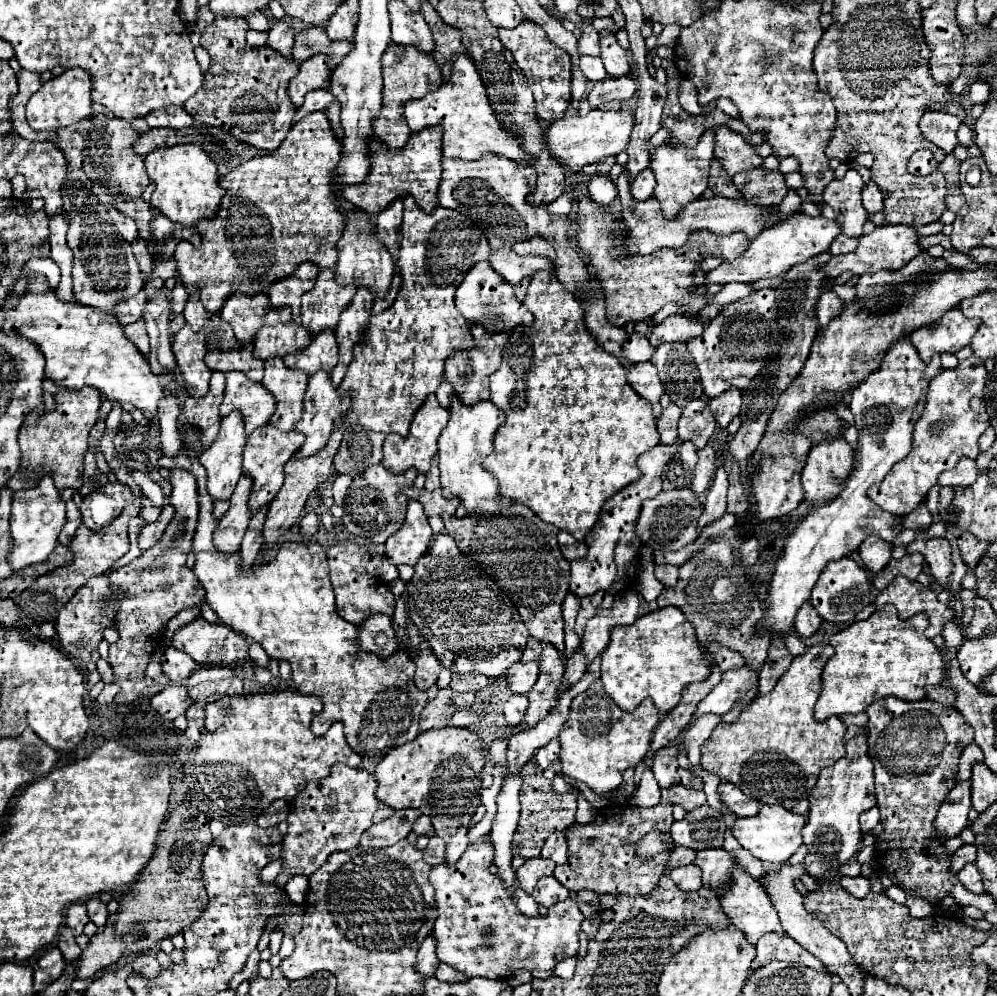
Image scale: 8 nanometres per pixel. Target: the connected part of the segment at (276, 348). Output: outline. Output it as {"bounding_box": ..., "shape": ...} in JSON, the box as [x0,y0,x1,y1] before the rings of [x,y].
{"bounding_box":[254,323,310,361],"shape":[[[276,323],[262,327],[254,343],[254,357],[266,361],[270,357],[286,357],[310,345],[310,333],[300,323]]]}

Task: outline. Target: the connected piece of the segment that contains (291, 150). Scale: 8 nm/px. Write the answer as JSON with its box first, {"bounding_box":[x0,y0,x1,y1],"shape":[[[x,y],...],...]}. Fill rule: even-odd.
{"bounding_box":[174,113,344,315],"shape":[[[310,113],[290,129],[274,153],[254,157],[220,179],[220,187],[226,191],[226,195],[222,197],[218,217],[198,223],[198,233],[202,237],[200,247],[180,243],[174,255],[180,283],[188,291],[200,289],[200,299],[210,315],[216,315],[224,301],[234,293],[268,293],[272,283],[290,277],[300,263],[310,261],[322,269],[332,269],[336,265],[336,245],[344,233],[344,217],[336,207],[330,179],[334,165],[340,161],[340,153],[342,145],[336,139],[328,119],[322,113]]]}

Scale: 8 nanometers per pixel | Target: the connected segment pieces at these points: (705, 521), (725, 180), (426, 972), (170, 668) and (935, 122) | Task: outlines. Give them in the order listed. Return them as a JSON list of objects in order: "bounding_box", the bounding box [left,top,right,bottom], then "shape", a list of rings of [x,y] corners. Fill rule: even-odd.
[{"bounding_box":[698,465,728,533],"shape":[[[720,465],[716,471],[716,479],[708,491],[704,513],[698,521],[698,533],[726,513],[726,491],[728,491],[728,477],[724,471],[724,465]]]},{"bounding_box":[710,159,740,199],"shape":[[[716,159],[710,165],[710,189],[718,197],[728,197],[728,199],[740,197],[740,193],[734,189],[734,183],[728,177],[728,173],[722,169],[722,165]]]},{"bounding_box":[414,935,438,979],"shape":[[[428,935],[426,941],[420,945],[420,951],[418,951],[418,957],[416,957],[416,965],[414,969],[424,977],[424,979],[430,979],[434,977],[436,969],[438,969],[438,957],[436,957],[436,951],[434,951],[434,937]]]},{"bounding_box":[162,647,196,681],"shape":[[[168,647],[166,653],[164,653],[164,659],[162,659],[162,671],[172,679],[172,681],[182,681],[182,679],[188,679],[194,671],[196,671],[196,663],[194,659],[190,659],[186,653],[174,649],[174,647]]]},{"bounding_box":[920,113,962,155],"shape":[[[926,113],[920,121],[920,131],[928,141],[932,141],[936,147],[940,147],[948,155],[958,145],[956,131],[958,131],[960,123],[962,121],[956,115]]]}]

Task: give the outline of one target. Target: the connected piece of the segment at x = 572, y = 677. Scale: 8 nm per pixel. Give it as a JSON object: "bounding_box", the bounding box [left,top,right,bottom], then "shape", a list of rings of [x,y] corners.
{"bounding_box":[560,649,586,691],"shape":[[[580,649],[574,657],[570,657],[570,659],[566,661],[566,669],[564,669],[564,677],[562,677],[560,691],[566,691],[566,689],[570,689],[574,683],[578,683],[580,677],[584,675],[584,667],[586,667],[586,661],[584,661],[582,649]]]}

